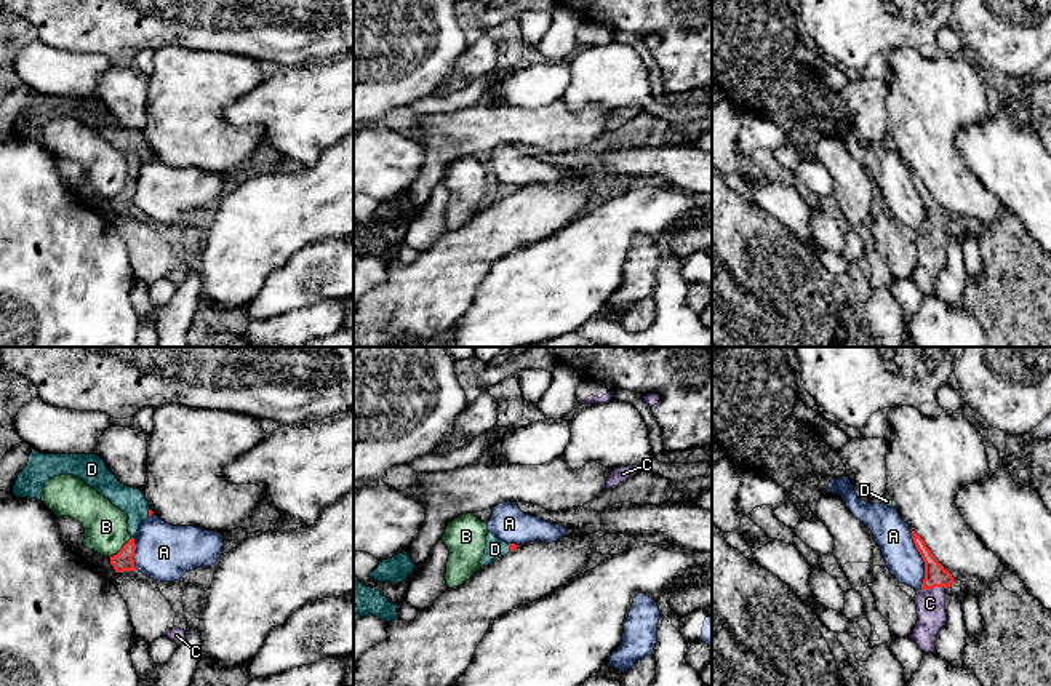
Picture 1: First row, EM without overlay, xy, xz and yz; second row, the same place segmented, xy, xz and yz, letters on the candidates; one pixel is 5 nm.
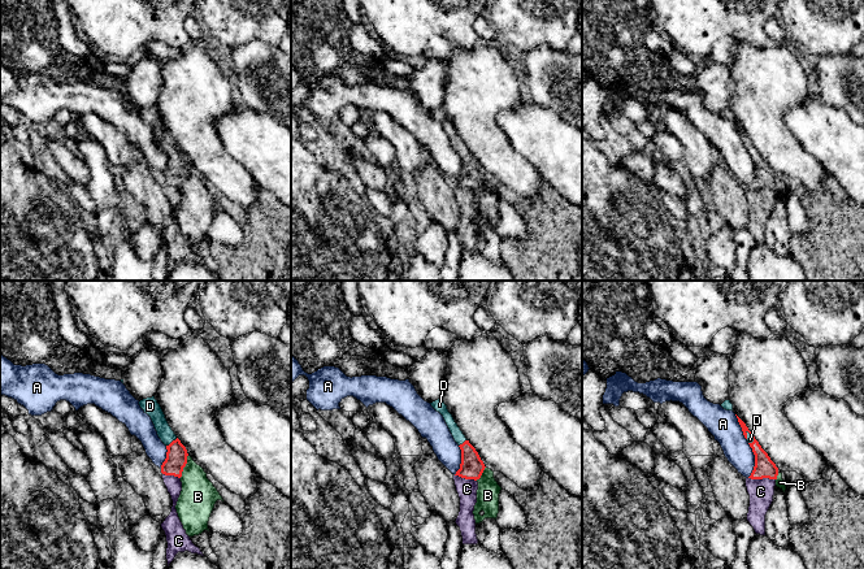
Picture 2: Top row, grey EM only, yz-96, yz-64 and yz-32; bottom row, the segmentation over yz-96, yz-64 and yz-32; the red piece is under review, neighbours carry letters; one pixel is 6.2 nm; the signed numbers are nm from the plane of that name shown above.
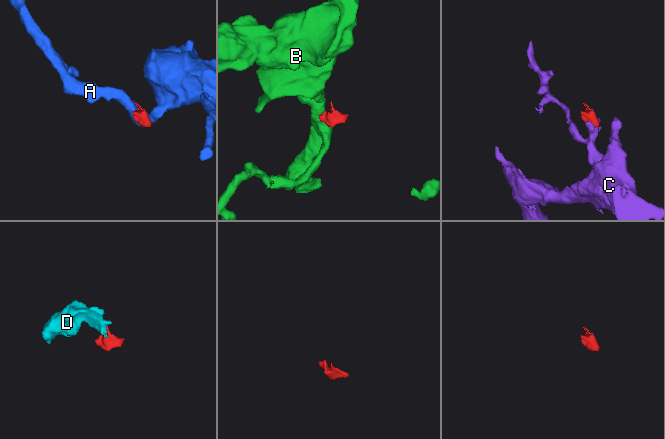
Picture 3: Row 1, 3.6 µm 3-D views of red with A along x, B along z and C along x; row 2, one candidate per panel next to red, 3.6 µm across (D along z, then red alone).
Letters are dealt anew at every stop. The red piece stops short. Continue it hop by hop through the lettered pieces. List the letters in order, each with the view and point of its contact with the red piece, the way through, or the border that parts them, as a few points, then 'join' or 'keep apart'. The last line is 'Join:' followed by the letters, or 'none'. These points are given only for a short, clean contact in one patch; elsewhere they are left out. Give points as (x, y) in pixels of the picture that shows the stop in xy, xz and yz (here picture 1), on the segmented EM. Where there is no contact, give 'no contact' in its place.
A: meets red in yz at (922, 557); keep apart
B: meets red in xy at (122, 549); border along xy (131, 538), (109, 557); keep apart
C: meets red in yz at (931, 587); border along yz (944, 587), (920, 589); keep apart
D: meets red in xz at (511, 549); runs through xz (512, 546), (511, 549), (495, 549); join
Join: D

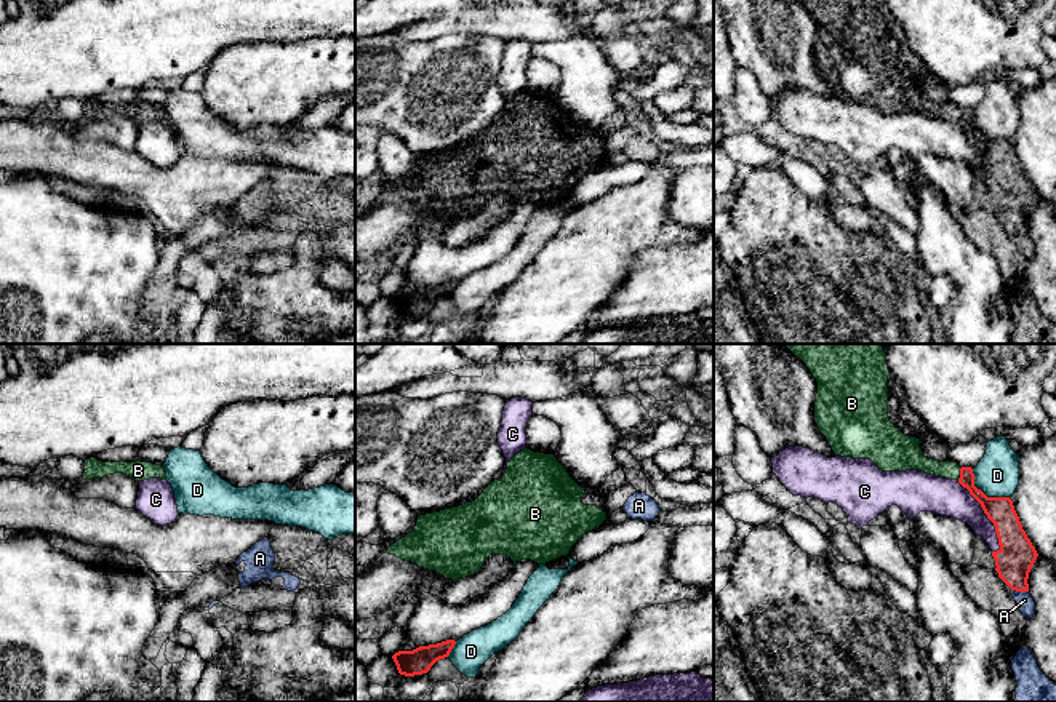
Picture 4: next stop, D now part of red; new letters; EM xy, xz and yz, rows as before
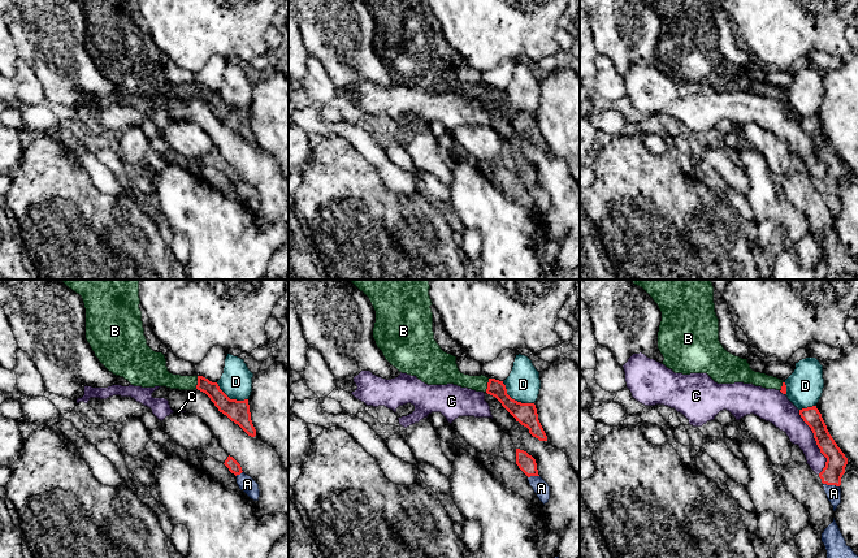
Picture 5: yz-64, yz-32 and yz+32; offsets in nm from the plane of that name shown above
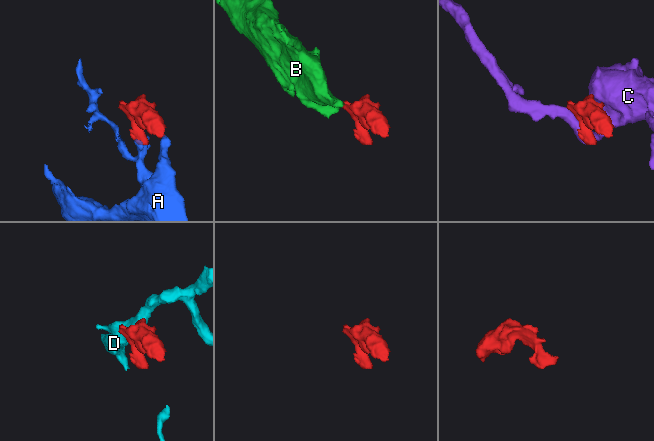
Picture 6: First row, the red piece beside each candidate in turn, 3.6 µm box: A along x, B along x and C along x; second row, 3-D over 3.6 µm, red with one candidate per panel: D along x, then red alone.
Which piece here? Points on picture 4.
A: meets red in yz at (1020, 590); border along yz (1012, 589), (1028, 592); keep apart
B: meets red in yz at (960, 474); runs through yz (996, 509), (960, 474), (936, 469), (914, 459); join
C: meets red in yz at (986, 514); keep apart
D: meets red in yz at (983, 493); keep apart
Join: B

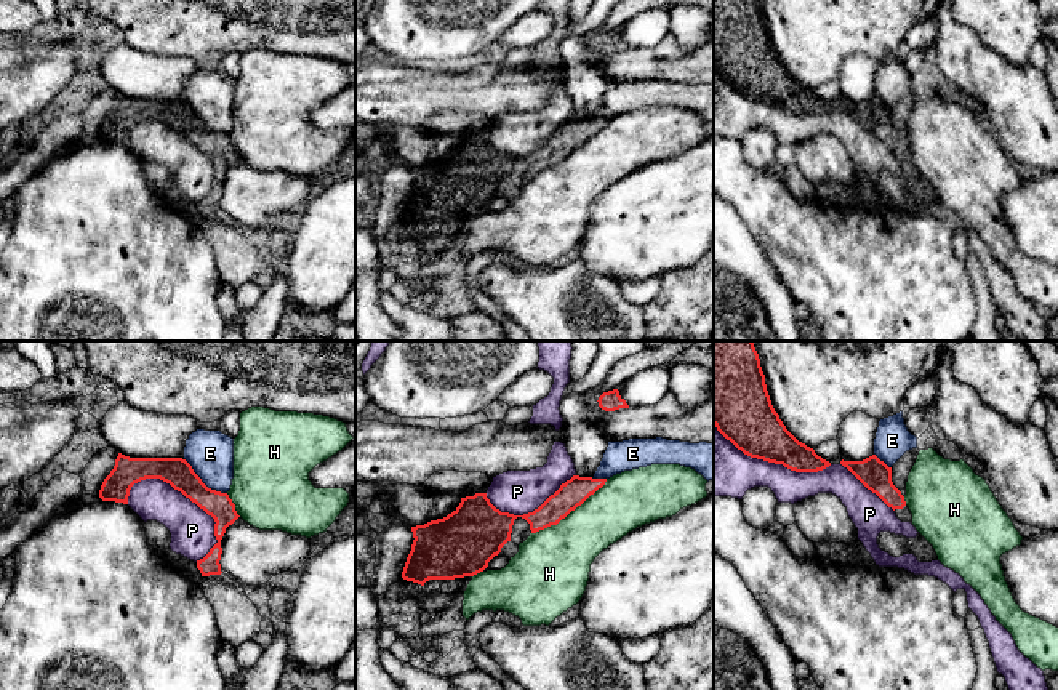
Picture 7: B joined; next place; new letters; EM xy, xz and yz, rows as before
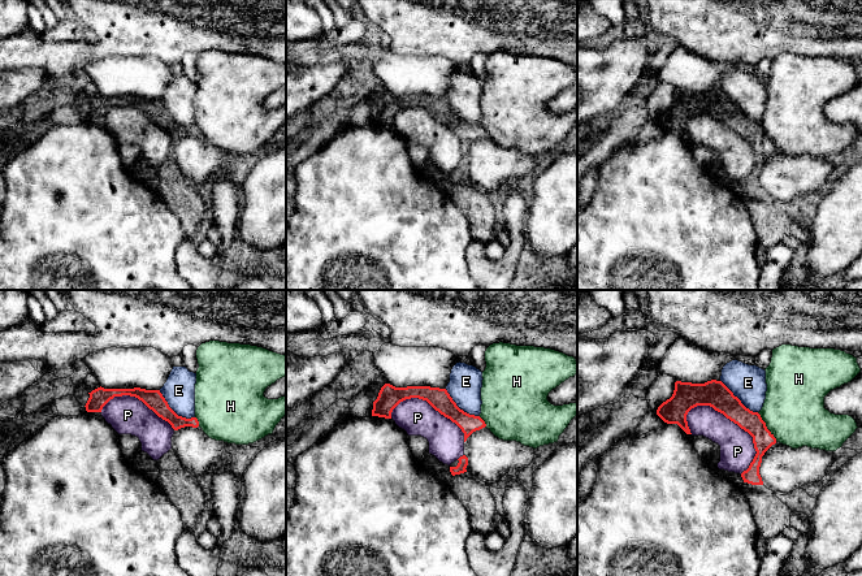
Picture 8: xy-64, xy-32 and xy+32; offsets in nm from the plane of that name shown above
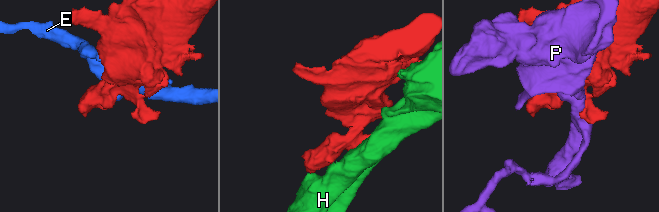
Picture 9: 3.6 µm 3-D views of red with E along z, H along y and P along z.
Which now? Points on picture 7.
E: meets red in xy at (202, 482); keep apart
H: meets red in xz at (570, 511); keep apart
P: meets red in xy at (196, 503); keep apart
Join: none

